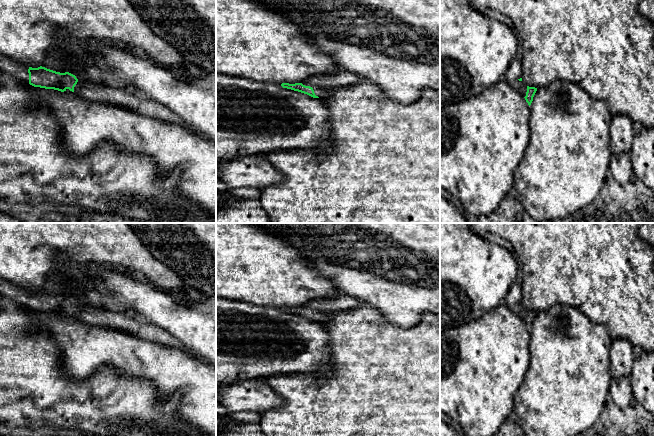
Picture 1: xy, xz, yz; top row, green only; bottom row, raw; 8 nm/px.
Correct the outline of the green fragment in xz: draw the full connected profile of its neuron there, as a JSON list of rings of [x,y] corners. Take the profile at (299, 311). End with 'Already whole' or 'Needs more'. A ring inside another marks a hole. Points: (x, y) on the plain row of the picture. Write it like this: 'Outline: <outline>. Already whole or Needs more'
Outline: [[[339,295],[330,300],[313,300],[302,307],[282,307],[281,310],[283,312],[307,318],[313,322],[324,322],[333,313],[350,311],[363,307],[369,307],[369,305],[347,295]]]. Needs more

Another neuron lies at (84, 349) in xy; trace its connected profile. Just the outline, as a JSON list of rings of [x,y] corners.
[[[34,311],[31,319],[34,326],[37,324],[44,326],[49,337],[57,344],[61,369],[69,379],[83,381],[104,366],[108,366],[122,376],[149,380],[157,387],[160,402],[167,401],[176,392],[181,394],[177,408],[178,418],[207,436],[216,436],[216,368],[209,363],[194,357],[185,350],[141,339],[124,331],[86,324],[69,313],[61,316],[54,313]]]

